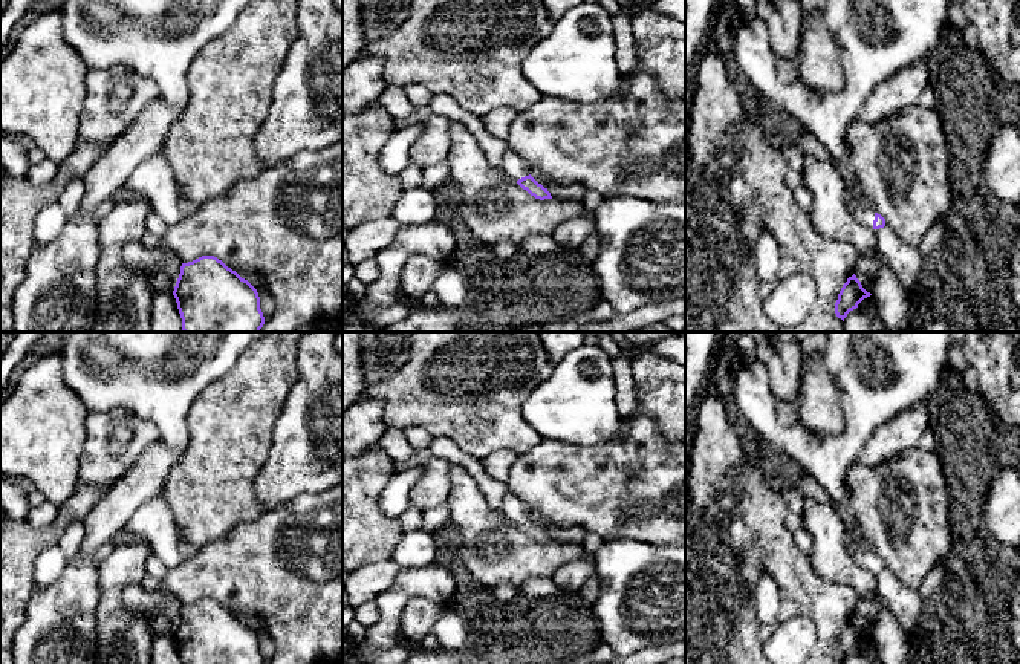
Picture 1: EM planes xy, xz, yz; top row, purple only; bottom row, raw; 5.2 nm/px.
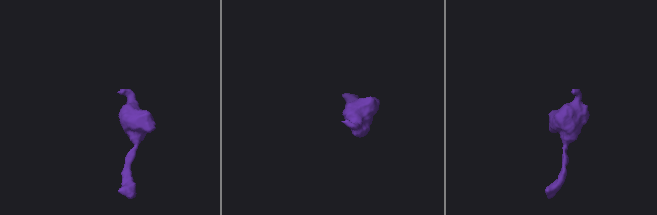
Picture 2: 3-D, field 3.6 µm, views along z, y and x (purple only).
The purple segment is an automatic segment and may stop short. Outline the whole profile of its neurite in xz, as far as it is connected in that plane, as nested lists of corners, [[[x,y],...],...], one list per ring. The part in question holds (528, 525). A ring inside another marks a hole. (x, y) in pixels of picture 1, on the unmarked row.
[[[506,493],[502,500],[502,514],[535,542],[552,542],[547,531],[538,526],[529,516],[525,503],[512,493]]]

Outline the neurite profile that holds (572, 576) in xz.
[[[595,555],[581,557],[569,561],[555,571],[552,580],[563,591],[578,592],[578,589],[596,574]]]

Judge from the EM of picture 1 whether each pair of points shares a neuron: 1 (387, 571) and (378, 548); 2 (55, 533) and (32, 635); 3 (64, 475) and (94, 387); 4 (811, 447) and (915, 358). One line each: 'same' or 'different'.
1: different
2: different
3: different
4: same

